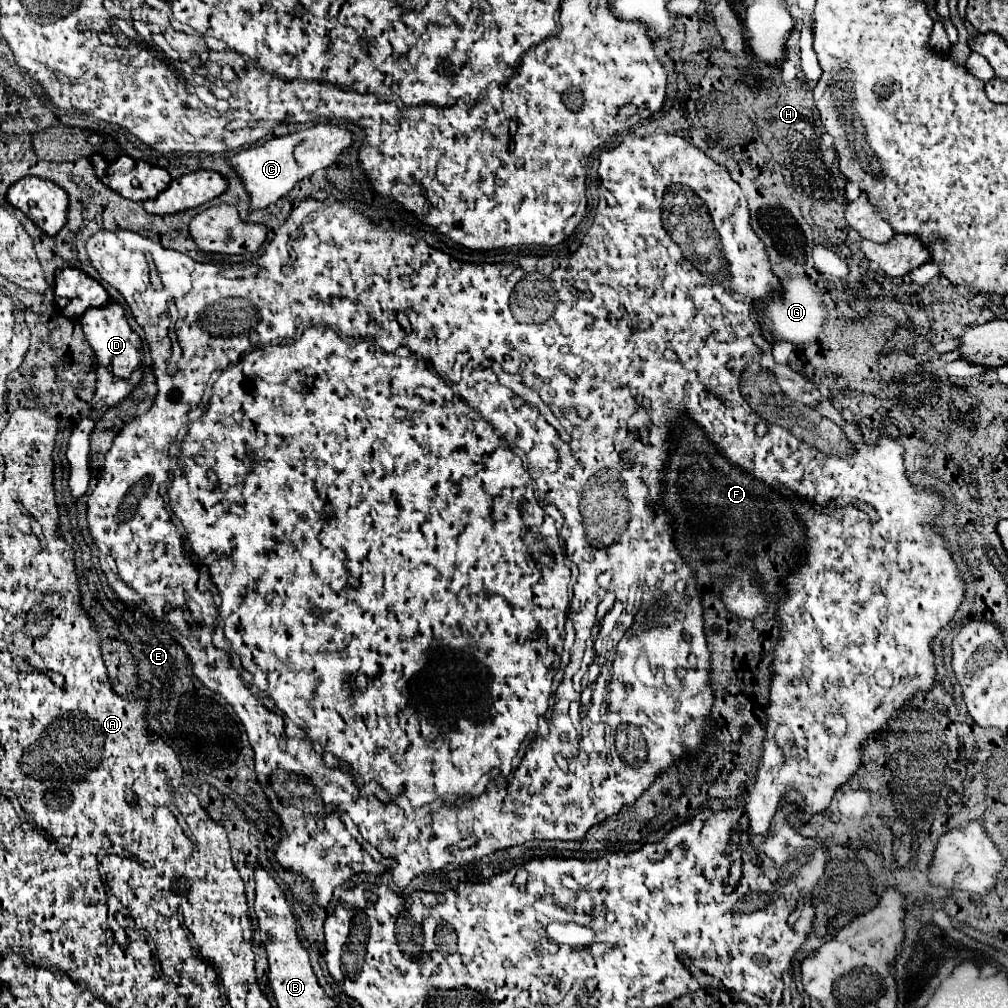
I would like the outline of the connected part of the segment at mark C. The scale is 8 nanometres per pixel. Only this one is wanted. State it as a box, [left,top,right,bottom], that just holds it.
[229,123,351,209]

